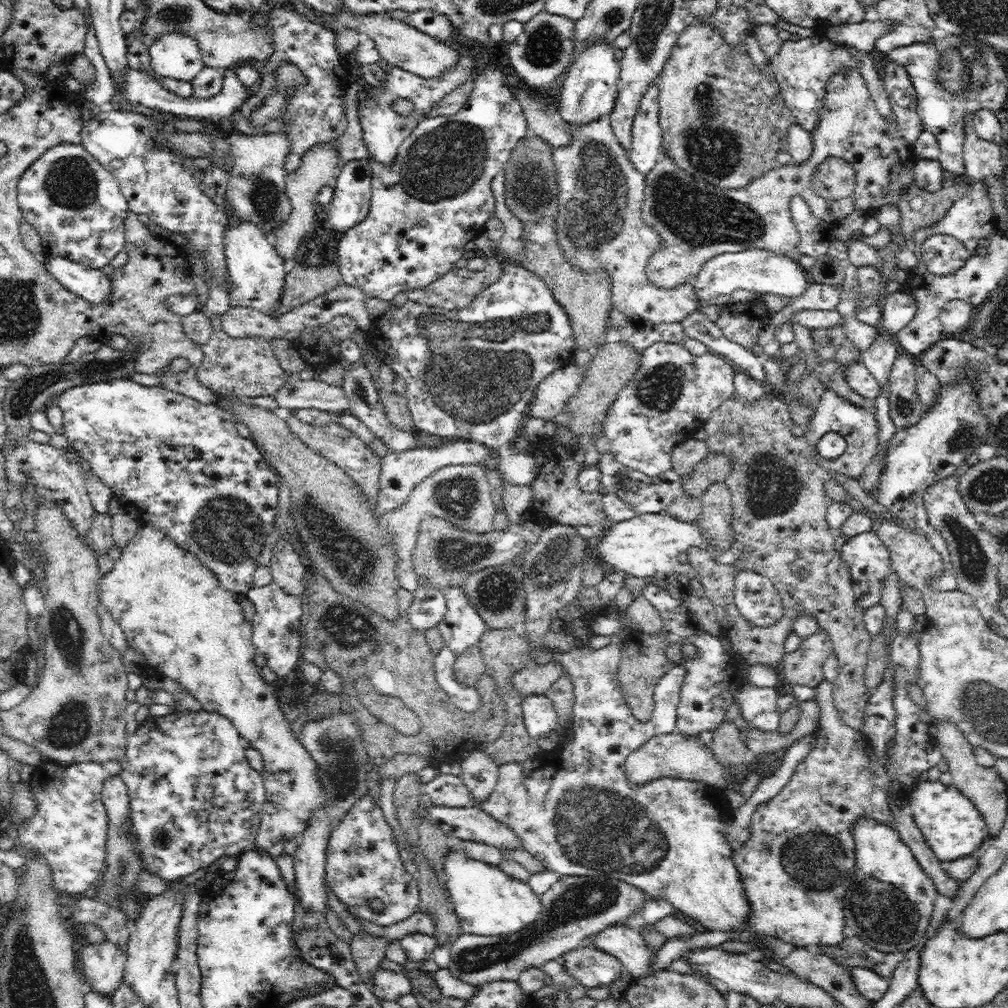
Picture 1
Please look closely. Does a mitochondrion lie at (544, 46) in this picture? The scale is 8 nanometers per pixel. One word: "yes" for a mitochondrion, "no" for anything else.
yes

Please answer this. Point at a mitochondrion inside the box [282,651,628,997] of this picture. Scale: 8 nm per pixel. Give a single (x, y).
(583, 899)

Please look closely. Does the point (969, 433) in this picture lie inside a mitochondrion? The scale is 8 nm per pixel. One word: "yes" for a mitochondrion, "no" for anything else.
yes

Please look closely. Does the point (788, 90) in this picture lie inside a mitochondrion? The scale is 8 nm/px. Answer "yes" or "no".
no

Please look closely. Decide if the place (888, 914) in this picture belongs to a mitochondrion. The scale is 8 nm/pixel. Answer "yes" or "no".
yes

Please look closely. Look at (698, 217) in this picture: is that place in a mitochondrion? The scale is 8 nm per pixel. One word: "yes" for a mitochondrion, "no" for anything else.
yes

